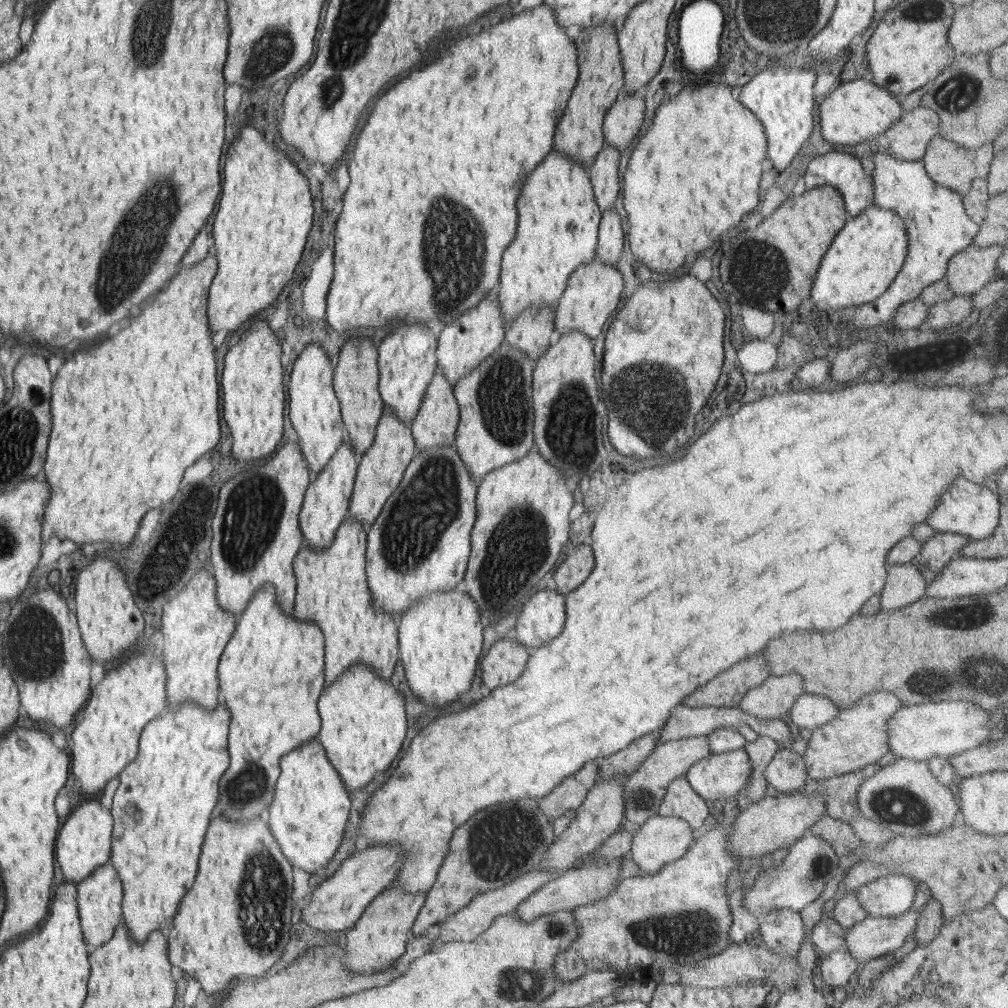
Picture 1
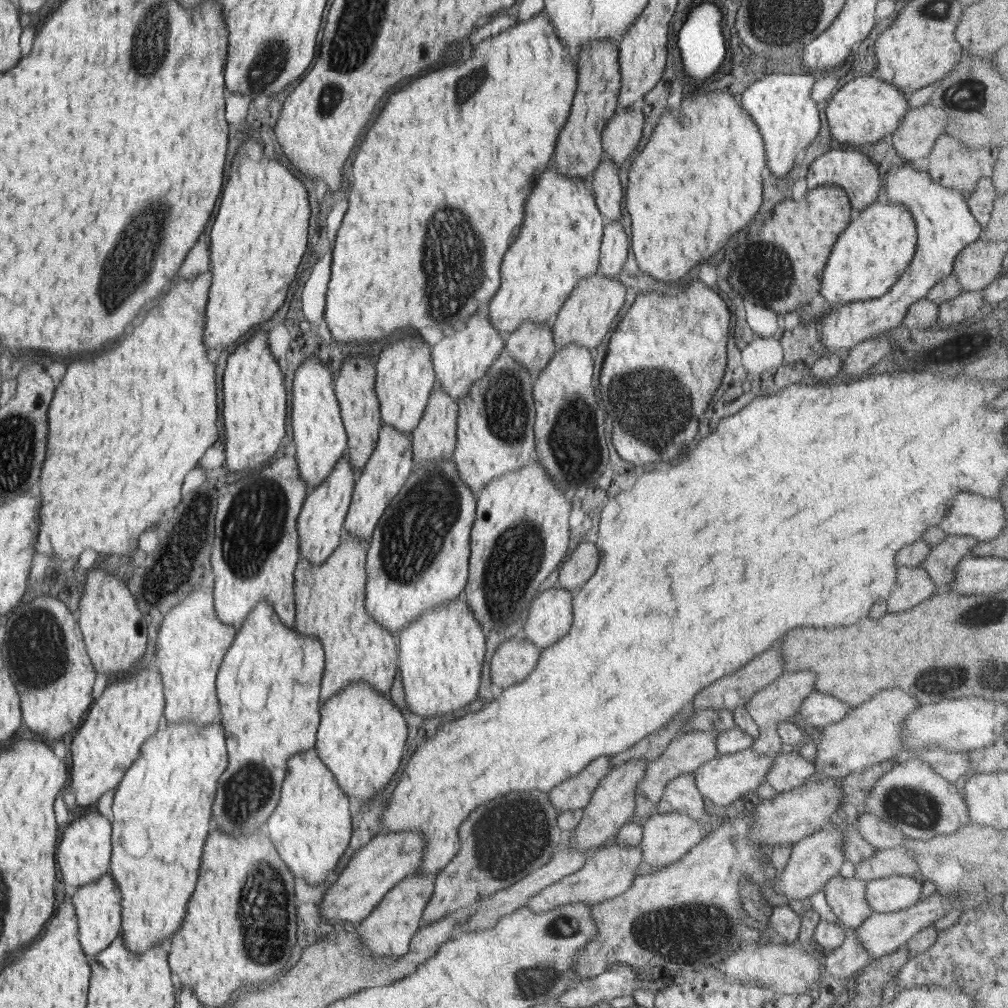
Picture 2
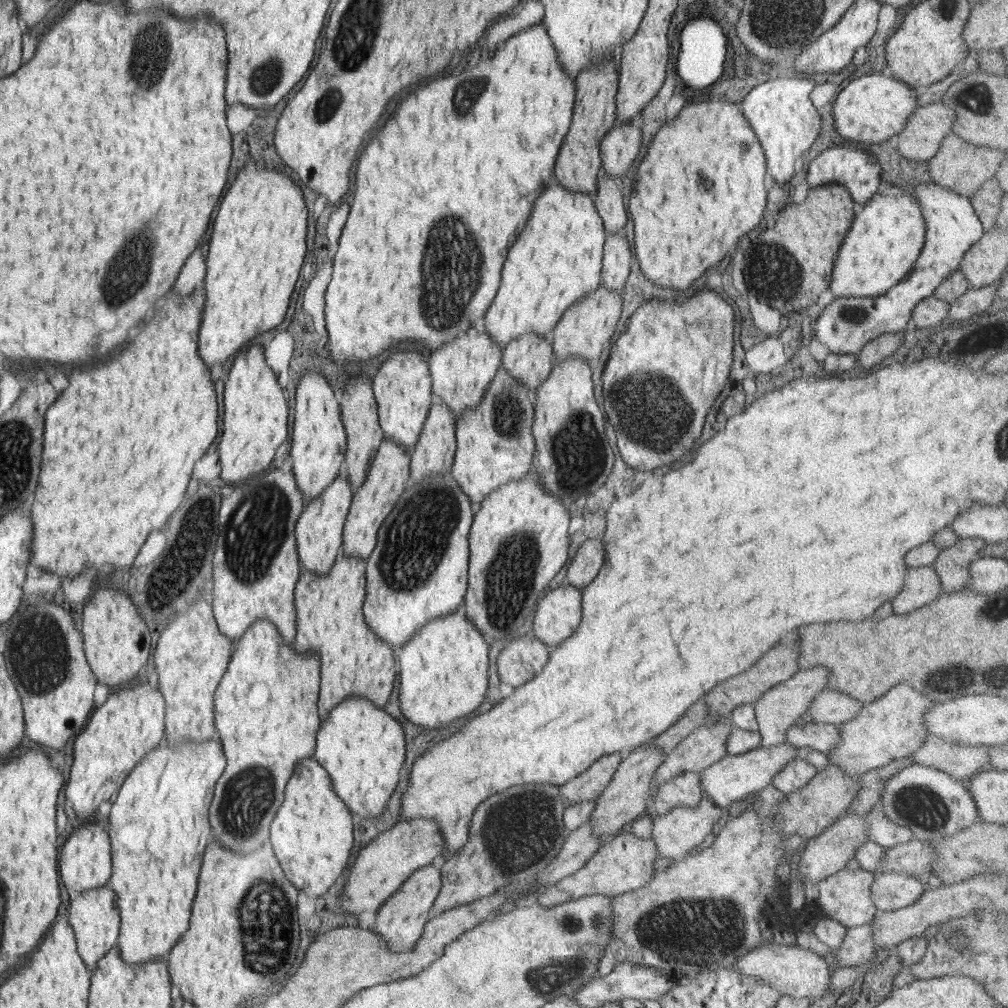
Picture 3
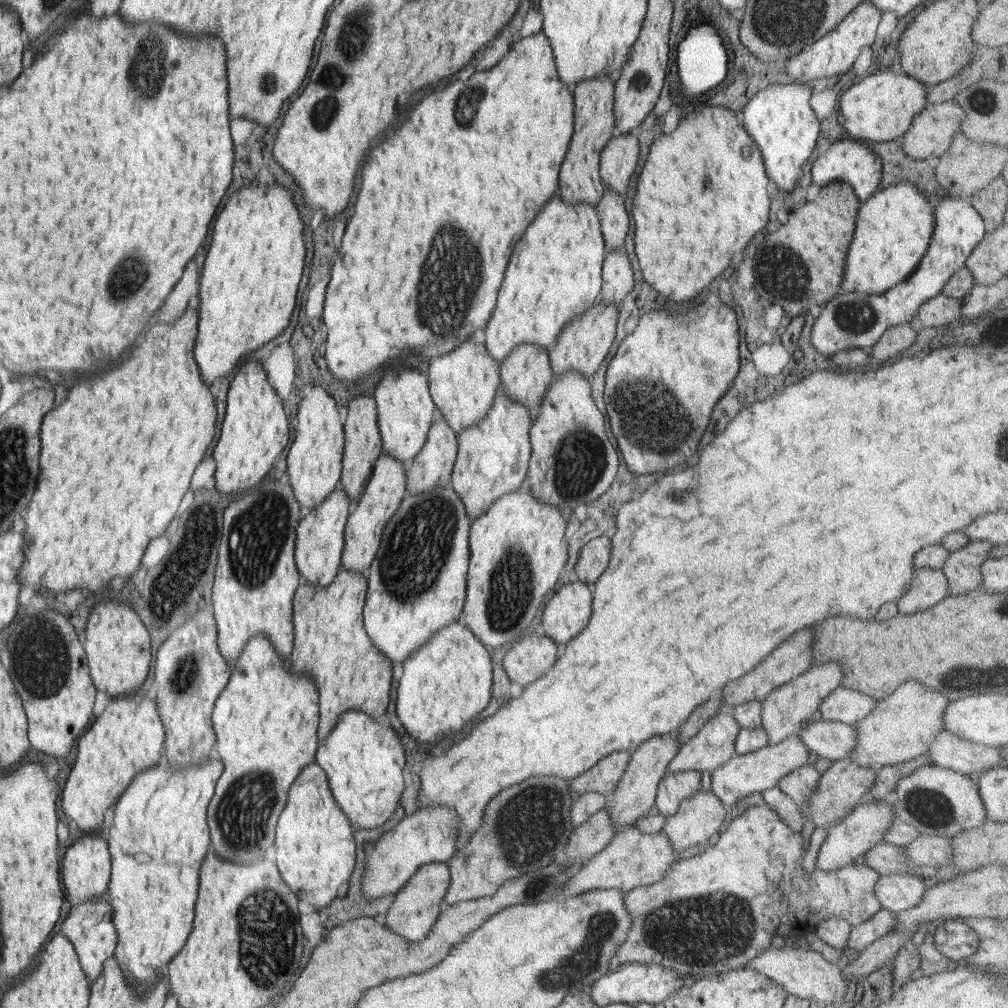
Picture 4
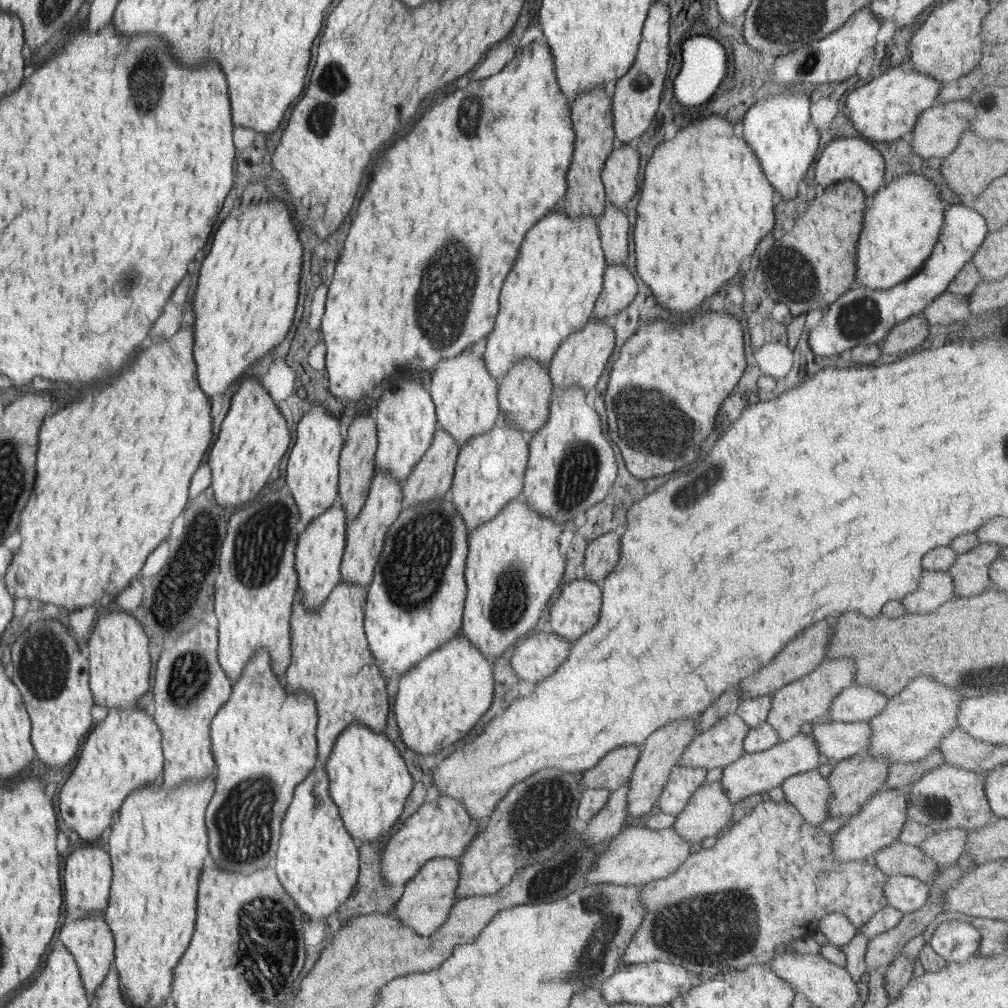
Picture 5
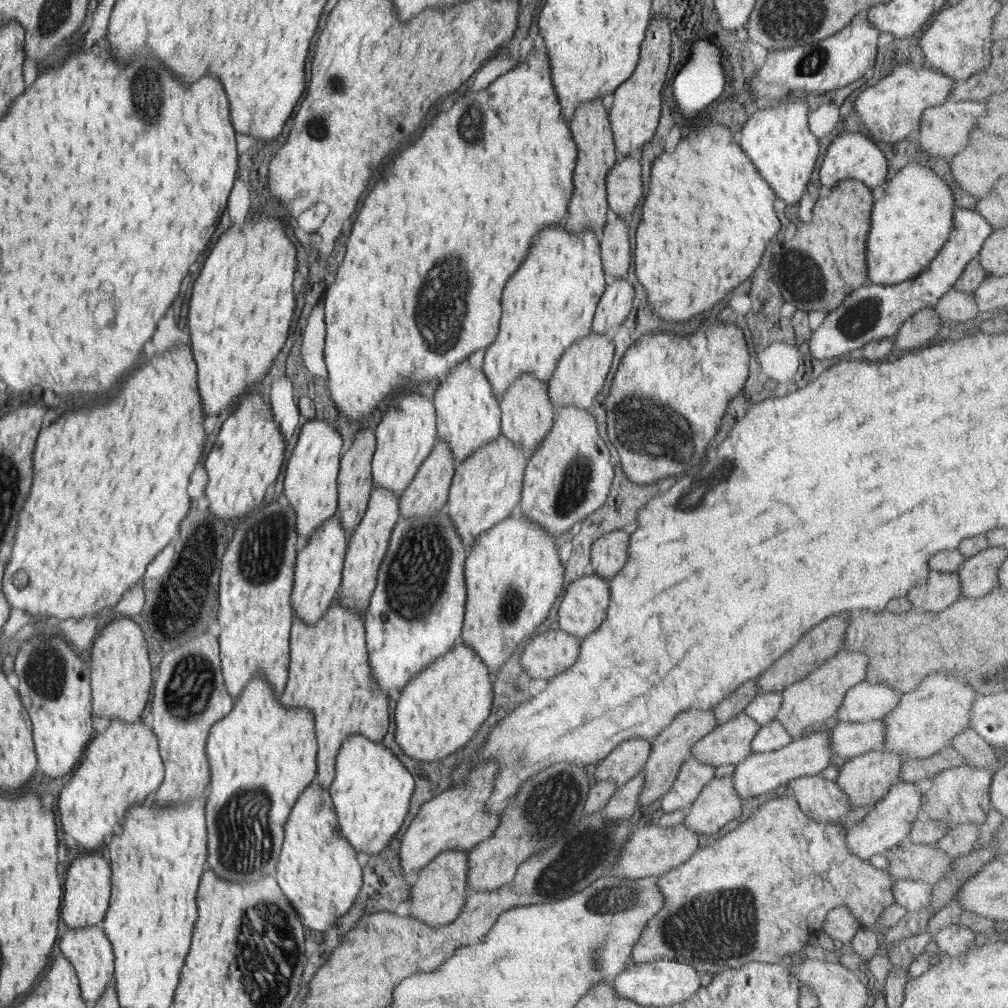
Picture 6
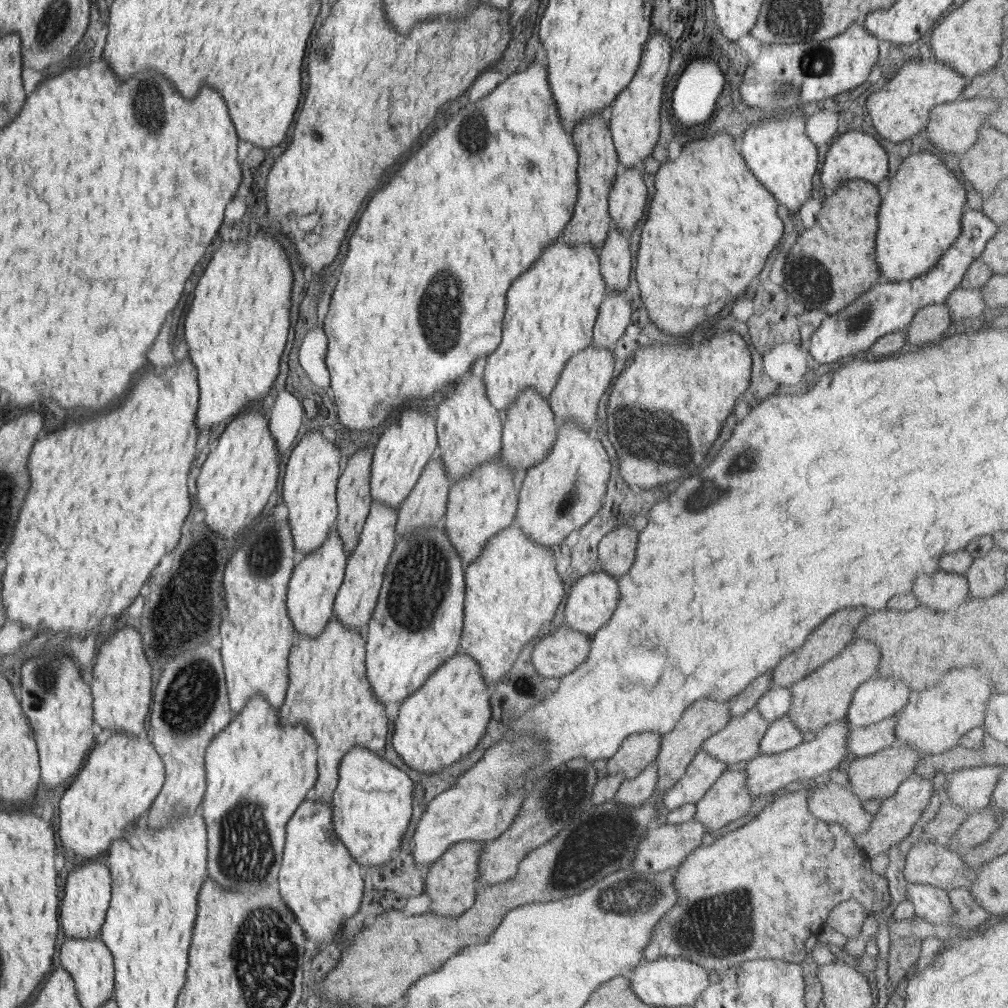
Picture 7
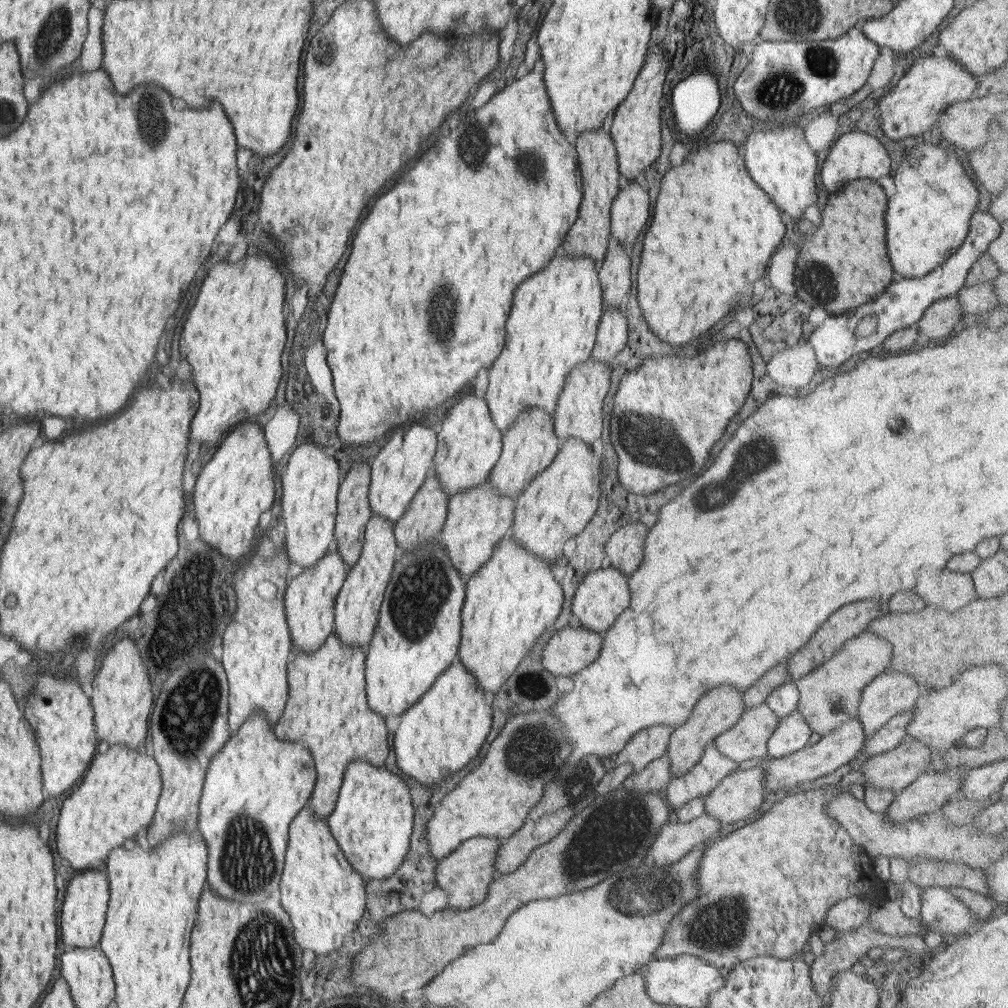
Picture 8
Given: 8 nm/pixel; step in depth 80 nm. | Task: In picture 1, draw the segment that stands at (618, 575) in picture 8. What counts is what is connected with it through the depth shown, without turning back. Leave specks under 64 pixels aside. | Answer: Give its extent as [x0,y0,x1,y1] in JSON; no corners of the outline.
[511,587,566,648]

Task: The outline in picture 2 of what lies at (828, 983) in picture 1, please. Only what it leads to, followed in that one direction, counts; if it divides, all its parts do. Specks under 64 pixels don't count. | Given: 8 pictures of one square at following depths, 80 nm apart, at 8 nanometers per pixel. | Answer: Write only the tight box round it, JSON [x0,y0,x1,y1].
[824,927,874,980]

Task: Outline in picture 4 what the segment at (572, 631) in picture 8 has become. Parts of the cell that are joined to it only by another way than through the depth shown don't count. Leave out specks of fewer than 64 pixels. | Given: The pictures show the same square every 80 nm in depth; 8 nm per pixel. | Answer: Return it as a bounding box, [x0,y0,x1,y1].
[503,632,561,687]

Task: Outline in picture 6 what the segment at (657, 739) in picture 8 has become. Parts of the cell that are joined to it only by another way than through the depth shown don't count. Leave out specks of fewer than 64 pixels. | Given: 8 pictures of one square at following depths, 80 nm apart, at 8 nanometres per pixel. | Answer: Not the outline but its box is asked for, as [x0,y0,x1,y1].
[594,738,652,787]

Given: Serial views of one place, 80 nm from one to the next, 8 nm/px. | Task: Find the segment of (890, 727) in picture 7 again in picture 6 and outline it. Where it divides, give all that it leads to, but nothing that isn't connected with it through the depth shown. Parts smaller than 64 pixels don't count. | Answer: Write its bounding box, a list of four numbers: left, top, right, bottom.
[830,719,886,760]

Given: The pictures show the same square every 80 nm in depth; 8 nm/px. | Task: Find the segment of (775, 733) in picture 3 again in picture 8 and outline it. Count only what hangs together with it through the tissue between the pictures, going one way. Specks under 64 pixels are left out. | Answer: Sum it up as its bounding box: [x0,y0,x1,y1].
[795,630,892,734]

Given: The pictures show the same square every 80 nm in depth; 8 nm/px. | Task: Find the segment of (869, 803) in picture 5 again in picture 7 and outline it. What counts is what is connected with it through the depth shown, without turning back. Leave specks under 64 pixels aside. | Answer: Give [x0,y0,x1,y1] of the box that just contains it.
[853,775,934,859]

